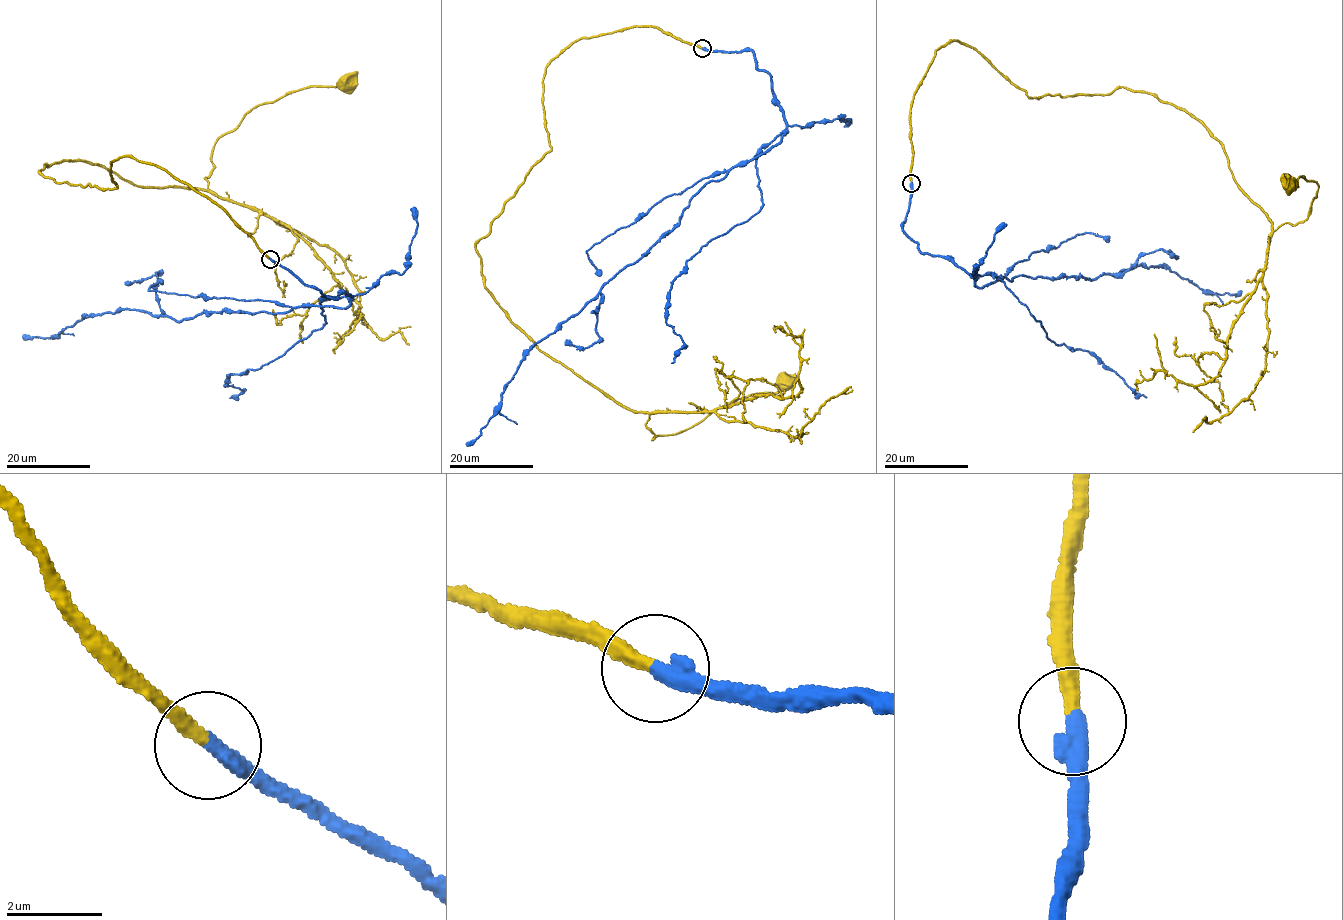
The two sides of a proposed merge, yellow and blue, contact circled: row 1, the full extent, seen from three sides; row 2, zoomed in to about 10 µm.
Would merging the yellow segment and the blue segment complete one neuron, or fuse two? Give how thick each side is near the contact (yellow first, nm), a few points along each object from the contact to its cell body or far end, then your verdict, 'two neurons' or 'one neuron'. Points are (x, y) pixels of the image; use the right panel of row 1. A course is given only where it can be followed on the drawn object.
calibres 300 and 400 nm; course yellow (911, 183), (913, 97), (954, 40), (1030, 98), (1125, 87), (1192, 114), (1274, 230), (1315, 198), (1292, 183); course blue (911, 183), (902, 229), (977, 286), (1140, 264), (1213, 293), (1241, 290); one neuron

